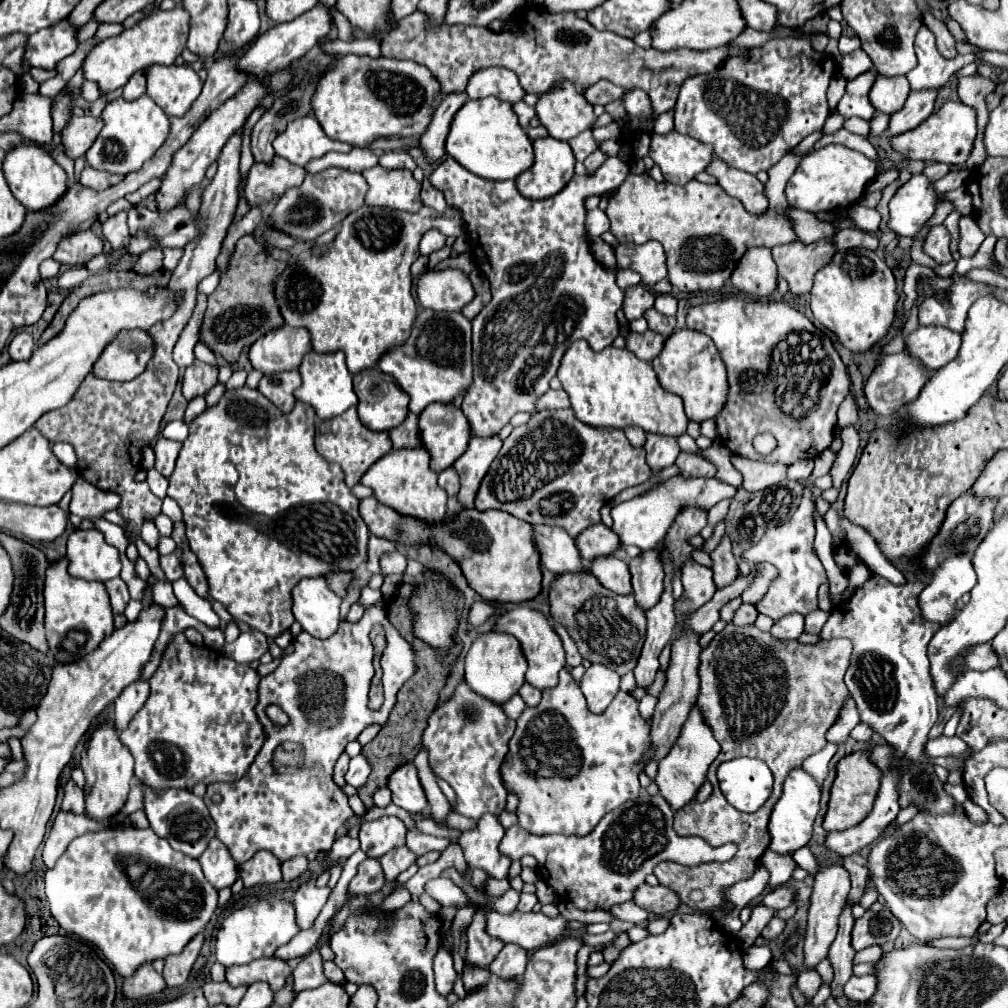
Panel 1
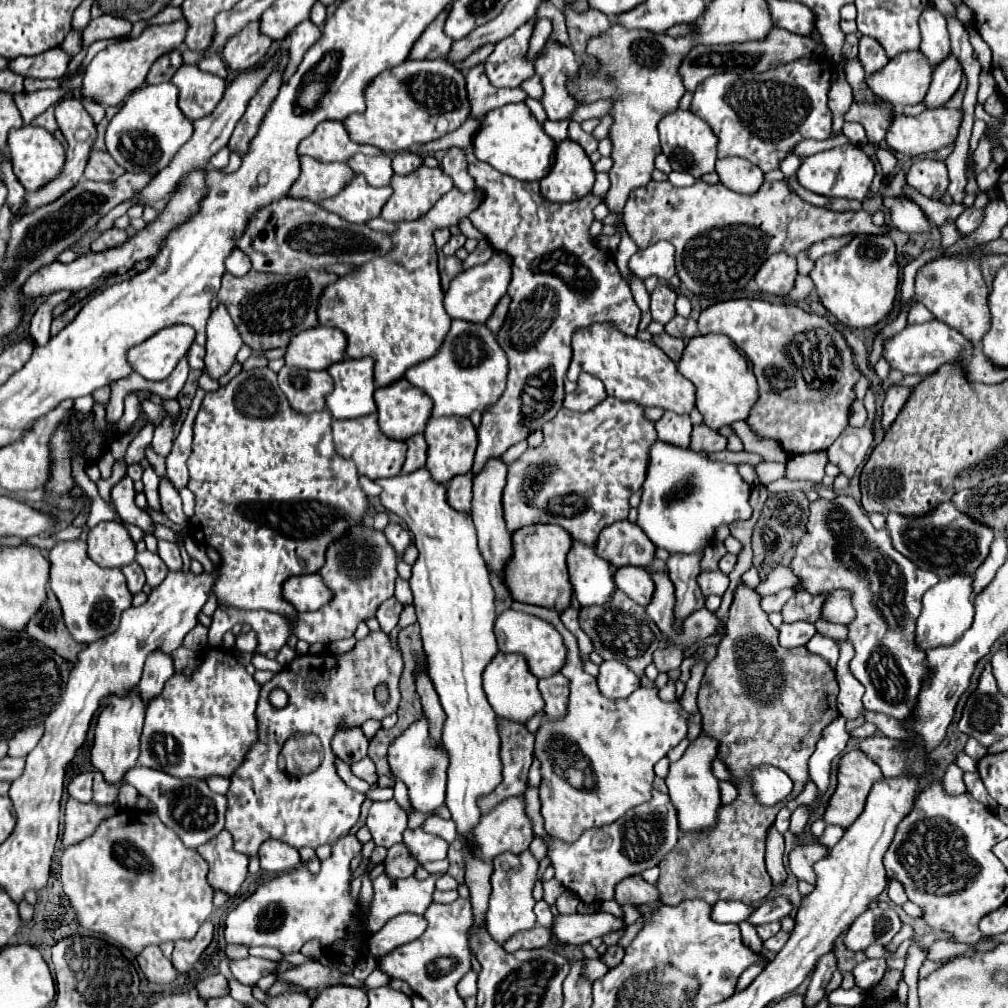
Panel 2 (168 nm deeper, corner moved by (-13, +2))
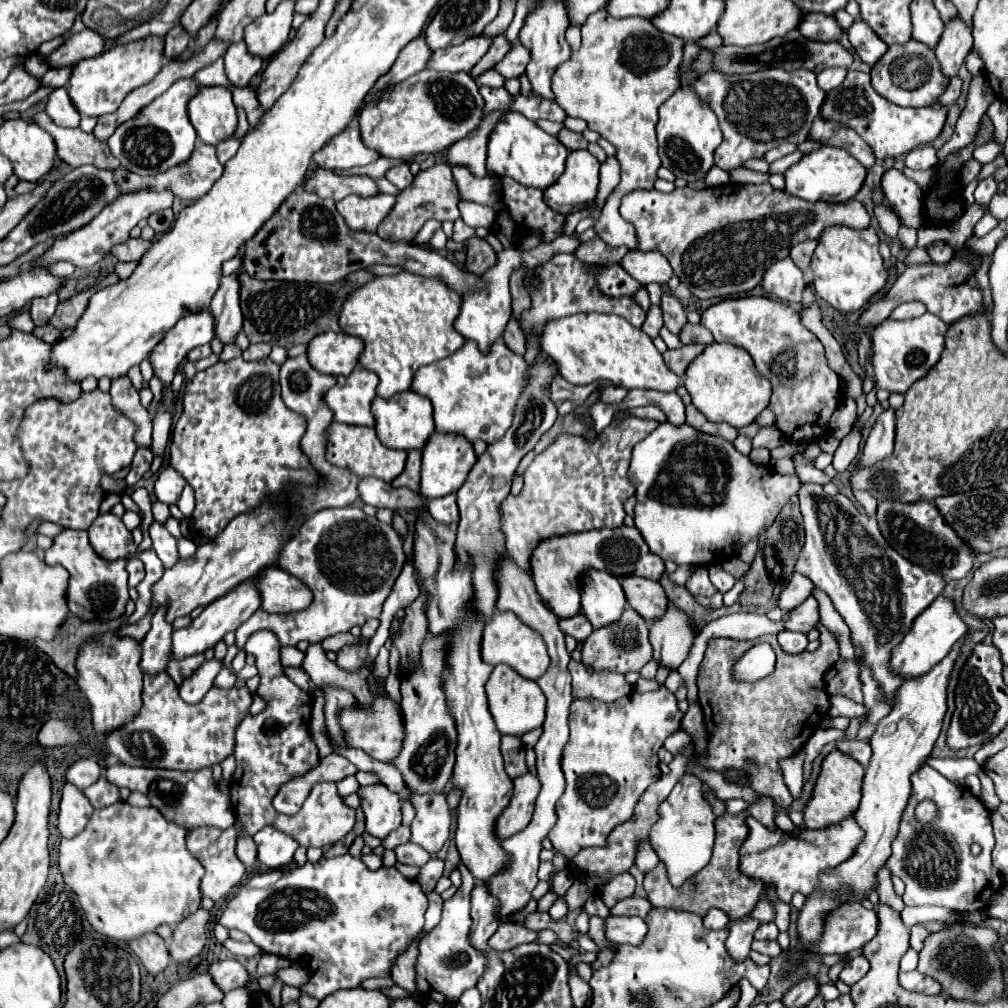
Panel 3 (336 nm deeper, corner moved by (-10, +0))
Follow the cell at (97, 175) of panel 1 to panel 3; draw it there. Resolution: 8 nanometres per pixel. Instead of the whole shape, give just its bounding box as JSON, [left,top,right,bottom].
[36,112,118,168]

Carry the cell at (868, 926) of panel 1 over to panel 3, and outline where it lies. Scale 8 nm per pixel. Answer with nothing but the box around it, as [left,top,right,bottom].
[818,904,878,954]

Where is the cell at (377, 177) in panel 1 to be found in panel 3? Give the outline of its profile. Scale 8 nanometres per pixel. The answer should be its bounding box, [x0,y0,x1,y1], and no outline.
[376,164,460,242]

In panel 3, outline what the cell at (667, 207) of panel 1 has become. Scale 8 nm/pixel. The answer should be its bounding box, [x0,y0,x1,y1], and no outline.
[620,184,870,300]

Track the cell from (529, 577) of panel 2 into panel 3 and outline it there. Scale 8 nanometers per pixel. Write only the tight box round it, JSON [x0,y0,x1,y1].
[530,526,664,618]

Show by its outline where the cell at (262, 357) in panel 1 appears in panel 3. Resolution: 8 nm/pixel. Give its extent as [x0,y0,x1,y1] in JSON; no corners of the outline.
[306,332,362,376]

